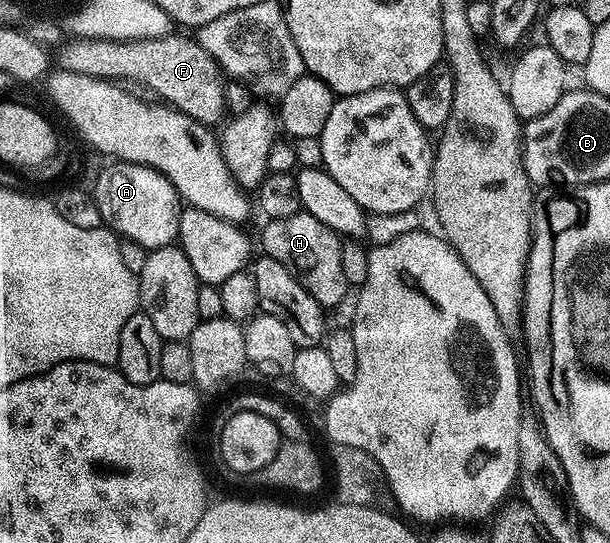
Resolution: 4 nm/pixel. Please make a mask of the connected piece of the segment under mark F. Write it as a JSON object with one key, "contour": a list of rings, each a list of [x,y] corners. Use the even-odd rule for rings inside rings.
{"contour":[[[172,31],[166,37],[140,41],[75,37],[71,41],[64,40],[58,46],[57,65],[65,71],[77,71],[77,75],[122,79],[124,82],[140,81],[145,88],[152,89],[159,96],[156,98],[160,102],[189,115],[197,123],[208,127],[218,126],[228,112],[225,73],[213,55],[203,50],[194,36],[178,37],[177,33]]]}

